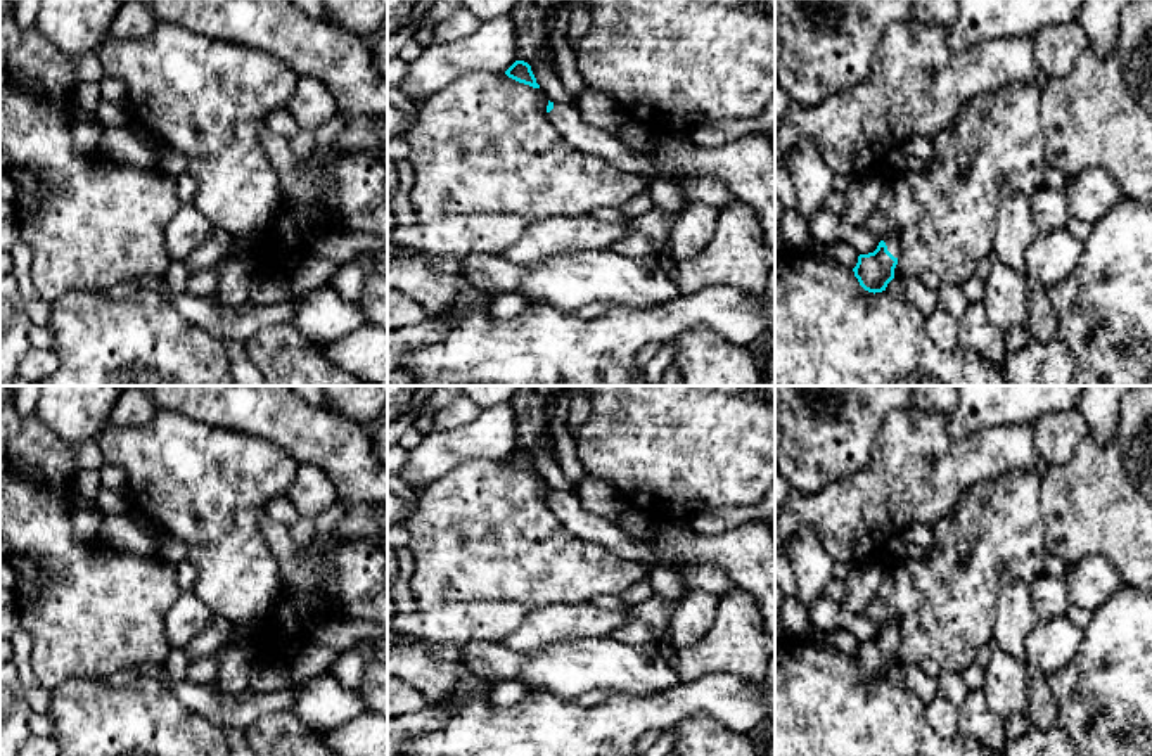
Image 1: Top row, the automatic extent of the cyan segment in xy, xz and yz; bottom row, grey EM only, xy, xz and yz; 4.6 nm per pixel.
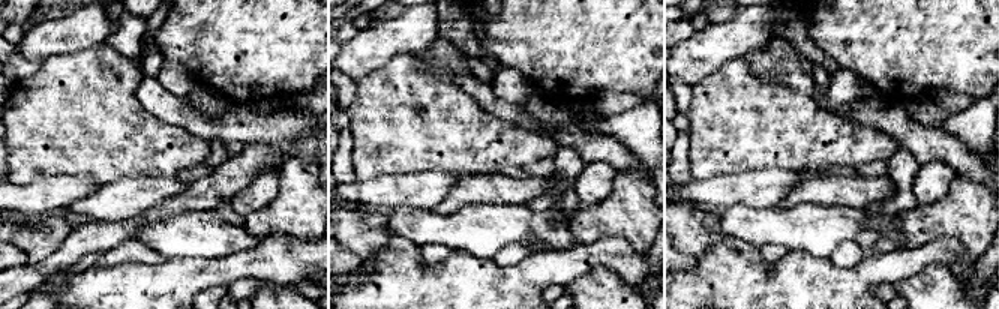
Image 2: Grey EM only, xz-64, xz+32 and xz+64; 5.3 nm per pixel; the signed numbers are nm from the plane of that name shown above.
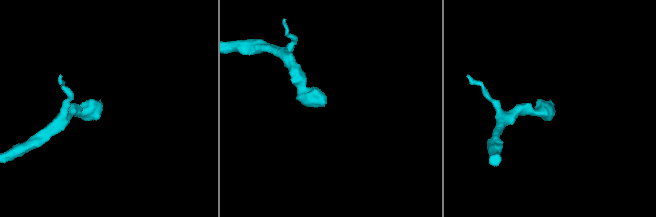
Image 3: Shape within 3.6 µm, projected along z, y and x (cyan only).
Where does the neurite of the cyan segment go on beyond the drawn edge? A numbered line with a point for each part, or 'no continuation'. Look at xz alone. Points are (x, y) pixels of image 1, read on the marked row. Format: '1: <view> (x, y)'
1: xz (746, 166)

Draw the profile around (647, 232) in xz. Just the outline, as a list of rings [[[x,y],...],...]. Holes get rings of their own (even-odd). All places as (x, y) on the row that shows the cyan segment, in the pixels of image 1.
[[[652,208],[647,213],[630,218],[626,235],[609,251],[630,259],[657,254],[678,218],[678,213],[666,213]]]

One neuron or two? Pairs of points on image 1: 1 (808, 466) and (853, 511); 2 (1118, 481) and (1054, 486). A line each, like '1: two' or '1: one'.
1: two
2: one

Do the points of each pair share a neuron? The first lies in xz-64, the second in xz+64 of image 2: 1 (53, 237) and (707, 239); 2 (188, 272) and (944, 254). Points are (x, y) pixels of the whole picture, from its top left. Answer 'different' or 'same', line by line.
1: same
2: same

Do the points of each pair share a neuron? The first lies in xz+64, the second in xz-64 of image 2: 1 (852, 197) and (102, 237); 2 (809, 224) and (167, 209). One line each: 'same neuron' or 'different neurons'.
1: different neurons
2: different neurons

